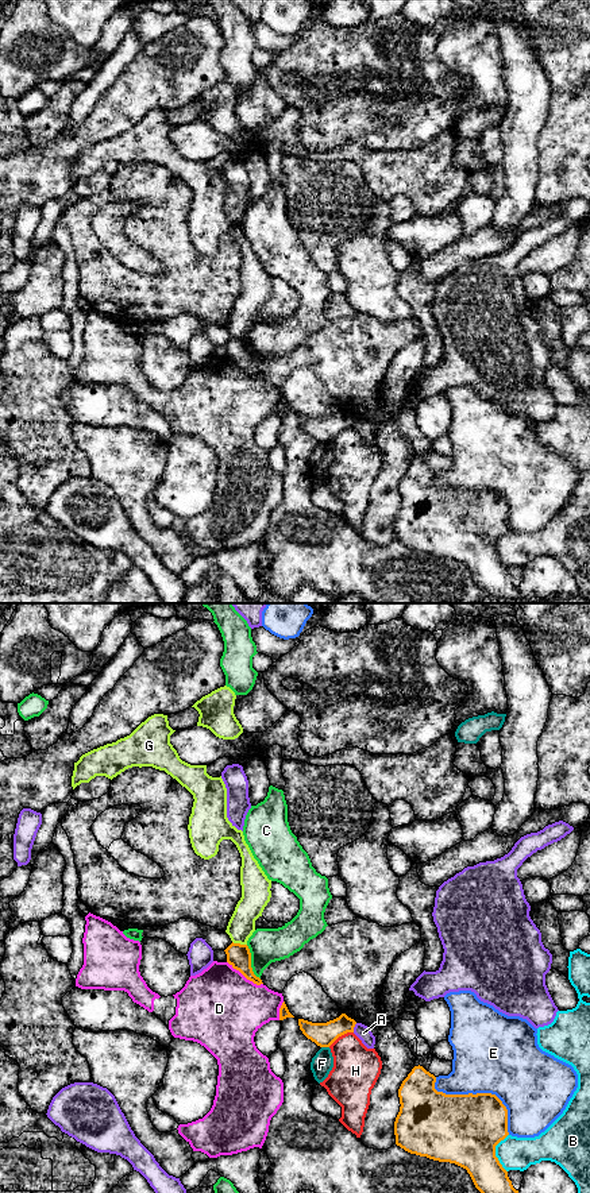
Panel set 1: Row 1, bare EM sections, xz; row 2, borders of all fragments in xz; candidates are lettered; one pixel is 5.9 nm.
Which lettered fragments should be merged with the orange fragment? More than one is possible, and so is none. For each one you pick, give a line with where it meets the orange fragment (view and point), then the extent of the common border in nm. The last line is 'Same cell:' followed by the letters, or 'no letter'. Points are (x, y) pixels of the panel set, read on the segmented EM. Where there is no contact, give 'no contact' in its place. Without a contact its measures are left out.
Same cell: no letter

